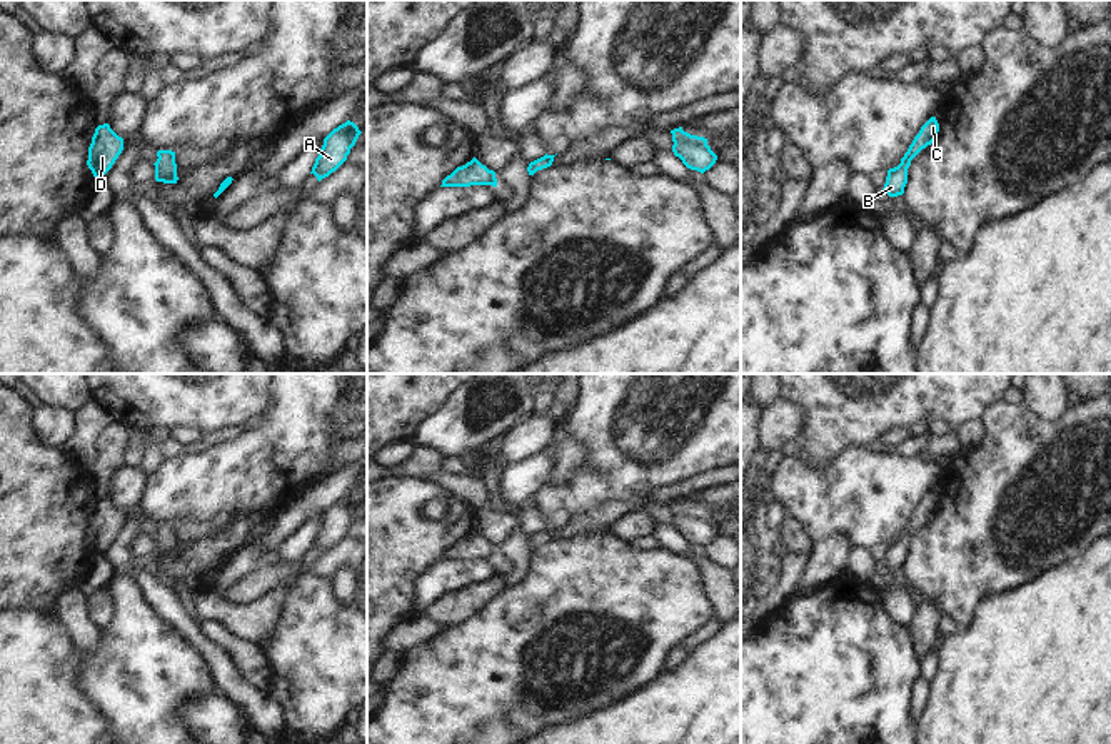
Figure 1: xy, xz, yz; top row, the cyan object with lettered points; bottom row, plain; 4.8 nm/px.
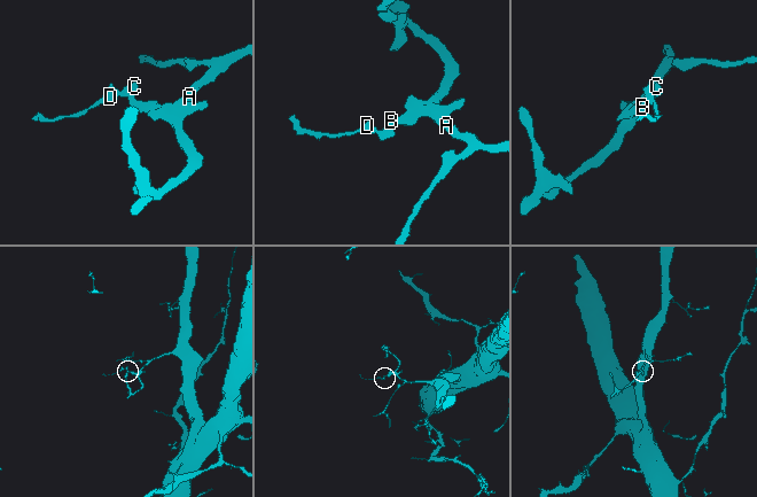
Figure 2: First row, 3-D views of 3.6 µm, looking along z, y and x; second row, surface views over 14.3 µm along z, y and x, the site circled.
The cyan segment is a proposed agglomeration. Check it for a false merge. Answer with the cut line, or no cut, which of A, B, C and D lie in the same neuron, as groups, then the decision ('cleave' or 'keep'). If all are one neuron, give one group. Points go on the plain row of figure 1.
no cut | A B C D | keep

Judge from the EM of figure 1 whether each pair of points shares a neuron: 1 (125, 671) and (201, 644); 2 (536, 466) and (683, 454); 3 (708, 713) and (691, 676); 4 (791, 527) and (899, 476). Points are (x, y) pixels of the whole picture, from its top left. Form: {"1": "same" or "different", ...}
{"1": "different", "2": "different", "3": "same", "4": "different"}

